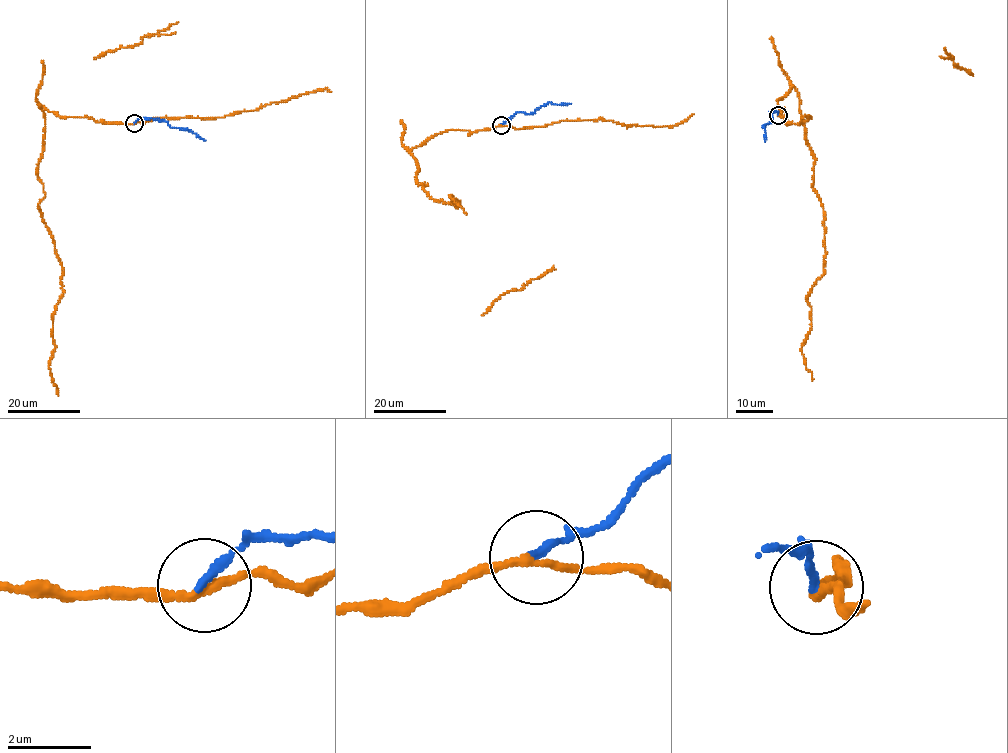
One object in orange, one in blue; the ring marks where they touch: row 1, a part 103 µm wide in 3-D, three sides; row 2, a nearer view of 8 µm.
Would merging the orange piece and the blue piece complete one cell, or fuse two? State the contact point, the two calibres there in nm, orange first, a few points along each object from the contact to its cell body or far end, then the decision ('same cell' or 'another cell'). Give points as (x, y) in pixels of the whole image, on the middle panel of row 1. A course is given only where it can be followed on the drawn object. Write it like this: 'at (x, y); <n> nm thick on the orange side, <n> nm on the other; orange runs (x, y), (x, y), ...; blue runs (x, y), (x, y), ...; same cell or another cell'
at (501, 125); 180 nm thick on the orange side, 200 nm on the other; orange runs (501, 125), (442, 131), (410, 150), (419, 185), (457, 207), (452, 197), (467, 213); blue runs (501, 124), (515, 113), (533, 113), (551, 102), (570, 103); another cell

